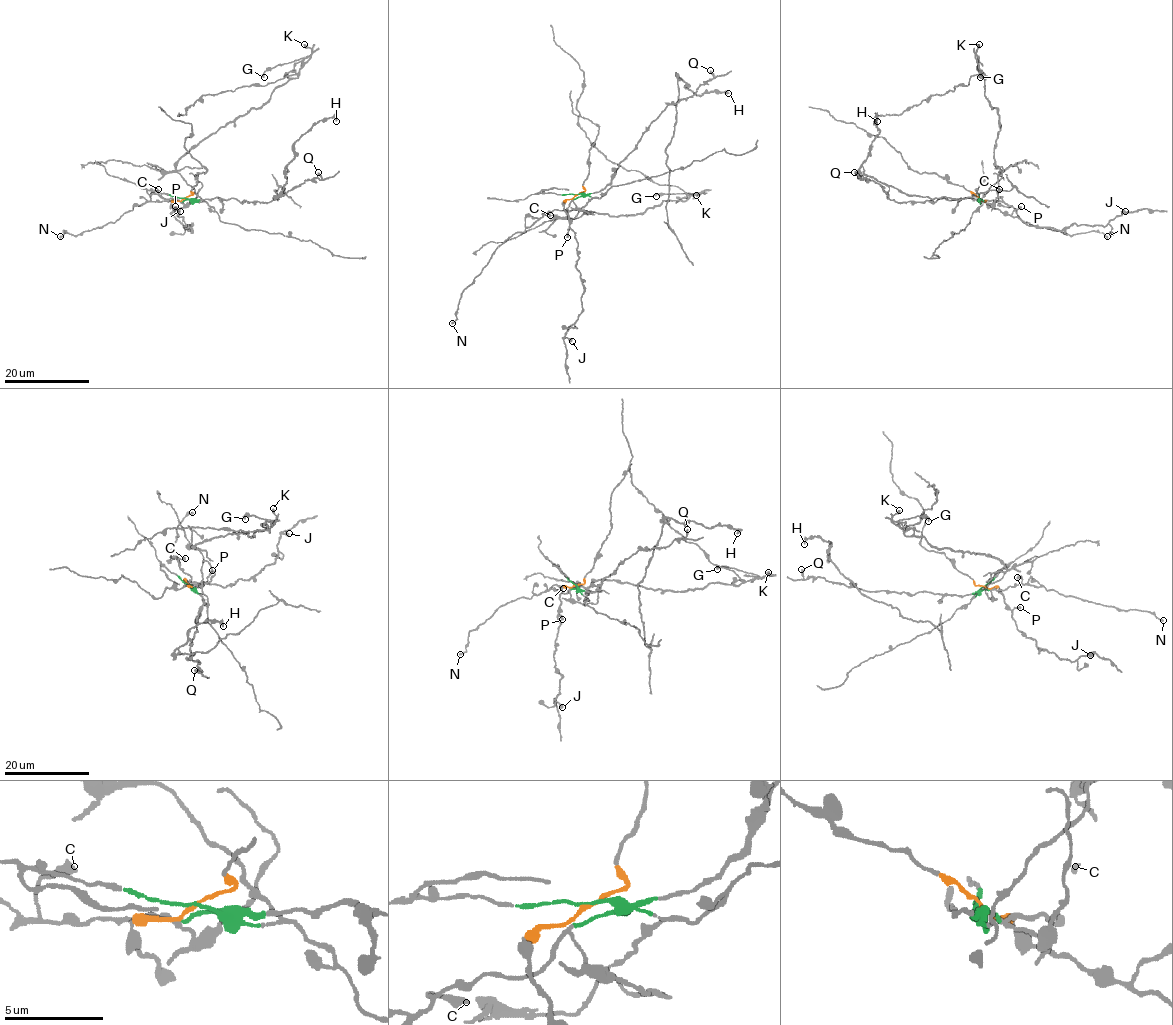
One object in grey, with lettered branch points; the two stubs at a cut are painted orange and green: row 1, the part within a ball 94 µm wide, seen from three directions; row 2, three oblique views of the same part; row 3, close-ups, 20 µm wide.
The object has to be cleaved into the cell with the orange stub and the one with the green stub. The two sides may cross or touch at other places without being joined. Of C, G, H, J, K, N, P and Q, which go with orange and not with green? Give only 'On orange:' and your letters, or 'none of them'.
On orange: J, P

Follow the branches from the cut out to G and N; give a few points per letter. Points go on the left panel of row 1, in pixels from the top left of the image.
G: (184, 198), (202, 201), (177, 171), (180, 159), (261, 107), (298, 76), (302, 62), (268, 68), (264, 77)
N: (184, 198), (189, 200), (145, 202), (135, 205), (114, 222), (72, 235), (66, 231), (59, 236)

